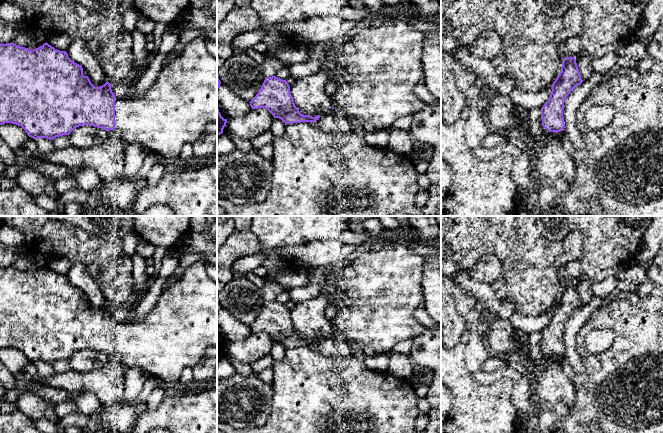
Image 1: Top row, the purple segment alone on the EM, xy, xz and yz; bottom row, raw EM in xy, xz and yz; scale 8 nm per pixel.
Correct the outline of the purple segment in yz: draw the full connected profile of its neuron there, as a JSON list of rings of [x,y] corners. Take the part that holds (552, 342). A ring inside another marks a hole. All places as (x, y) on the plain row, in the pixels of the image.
[[[565,281],[561,296],[551,309],[552,315],[548,325],[541,332],[540,349],[546,359],[563,357],[564,326],[570,316],[583,306],[575,281]]]

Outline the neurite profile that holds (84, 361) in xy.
[[[83,349],[76,351],[68,360],[71,370],[80,373],[89,373],[105,366],[108,359],[108,355],[102,352]]]

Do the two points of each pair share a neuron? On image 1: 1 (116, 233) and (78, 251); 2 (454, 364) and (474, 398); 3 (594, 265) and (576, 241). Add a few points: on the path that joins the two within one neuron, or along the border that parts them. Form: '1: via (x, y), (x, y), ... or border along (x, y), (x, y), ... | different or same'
1: border along (83, 229), (107, 239), (121, 241) | different
2: via (454, 372), (467, 390) | same
3: border along (571, 229), (582, 234), (582, 254), (578, 260) | different

